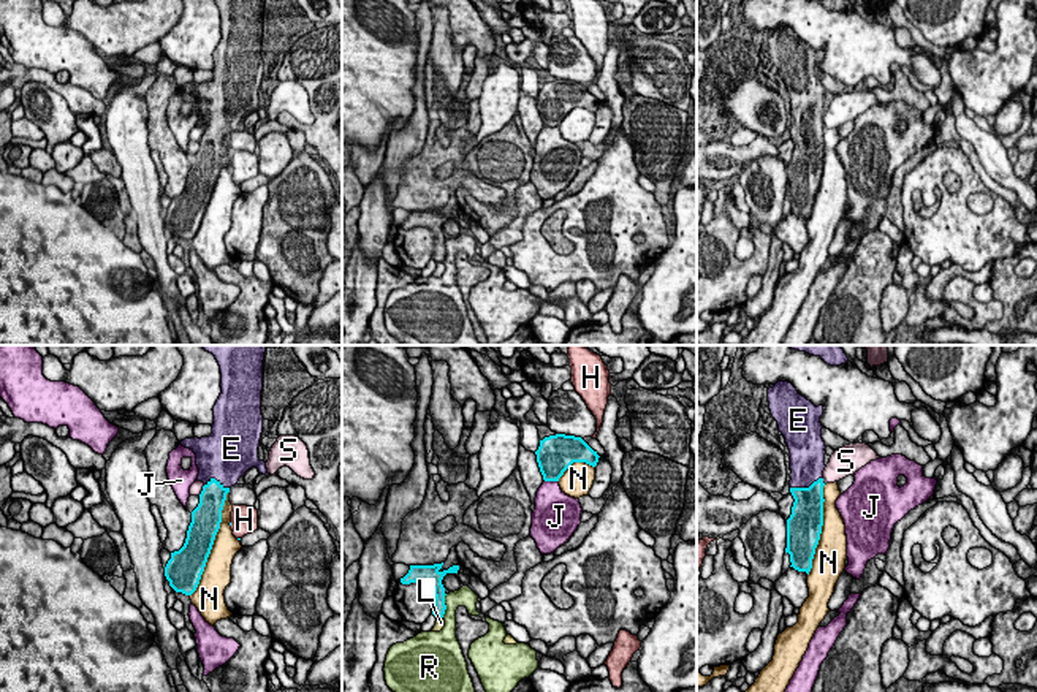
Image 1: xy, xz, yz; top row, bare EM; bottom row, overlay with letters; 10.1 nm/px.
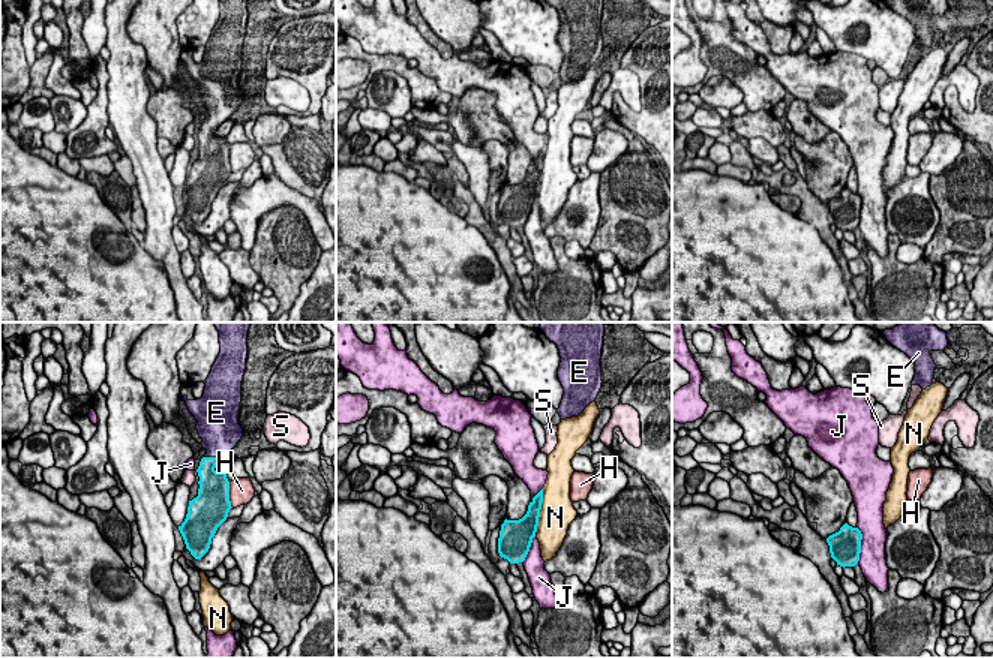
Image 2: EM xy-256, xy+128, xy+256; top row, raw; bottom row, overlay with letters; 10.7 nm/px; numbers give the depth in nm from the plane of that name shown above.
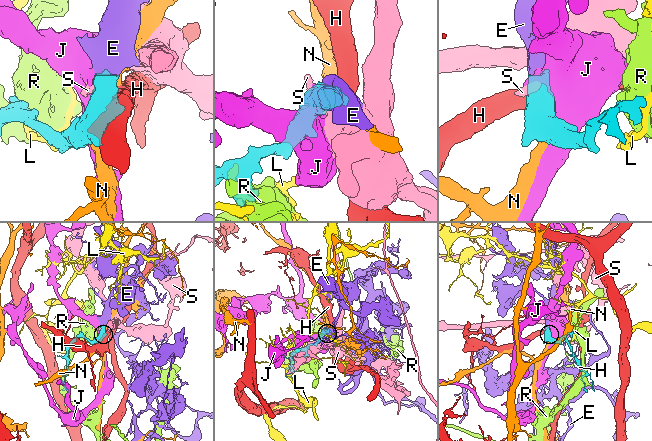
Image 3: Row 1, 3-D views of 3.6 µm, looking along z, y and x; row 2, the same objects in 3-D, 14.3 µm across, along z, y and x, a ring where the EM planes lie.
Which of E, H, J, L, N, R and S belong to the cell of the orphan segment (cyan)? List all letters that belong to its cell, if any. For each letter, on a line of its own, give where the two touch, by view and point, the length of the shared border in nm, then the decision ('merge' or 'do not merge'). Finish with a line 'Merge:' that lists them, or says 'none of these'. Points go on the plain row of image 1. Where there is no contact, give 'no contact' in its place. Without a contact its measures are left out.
E: yz (806, 133) | 360 nm | merge
H: no contact | do not merge
J: xz (551, 125) | 140 nm | do not merge
L: xz (440, 262) | 70 nm | do not merge
N: xy (212, 189) | 1150 nm | do not merge
R: xz (445, 250) | 240 nm | do not merge
S: xy (203, 135) | 130 nm | do not merge
Merge: E

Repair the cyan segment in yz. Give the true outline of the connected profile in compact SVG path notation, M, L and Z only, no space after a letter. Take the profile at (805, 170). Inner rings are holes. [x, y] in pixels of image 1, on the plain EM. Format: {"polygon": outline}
{"polygon": "M782 25L768 35L768 48L790 95L790 138L795 147L787 165L785 198L790 200L790 212L809 220L823 171L823 51L815 52Z"}

